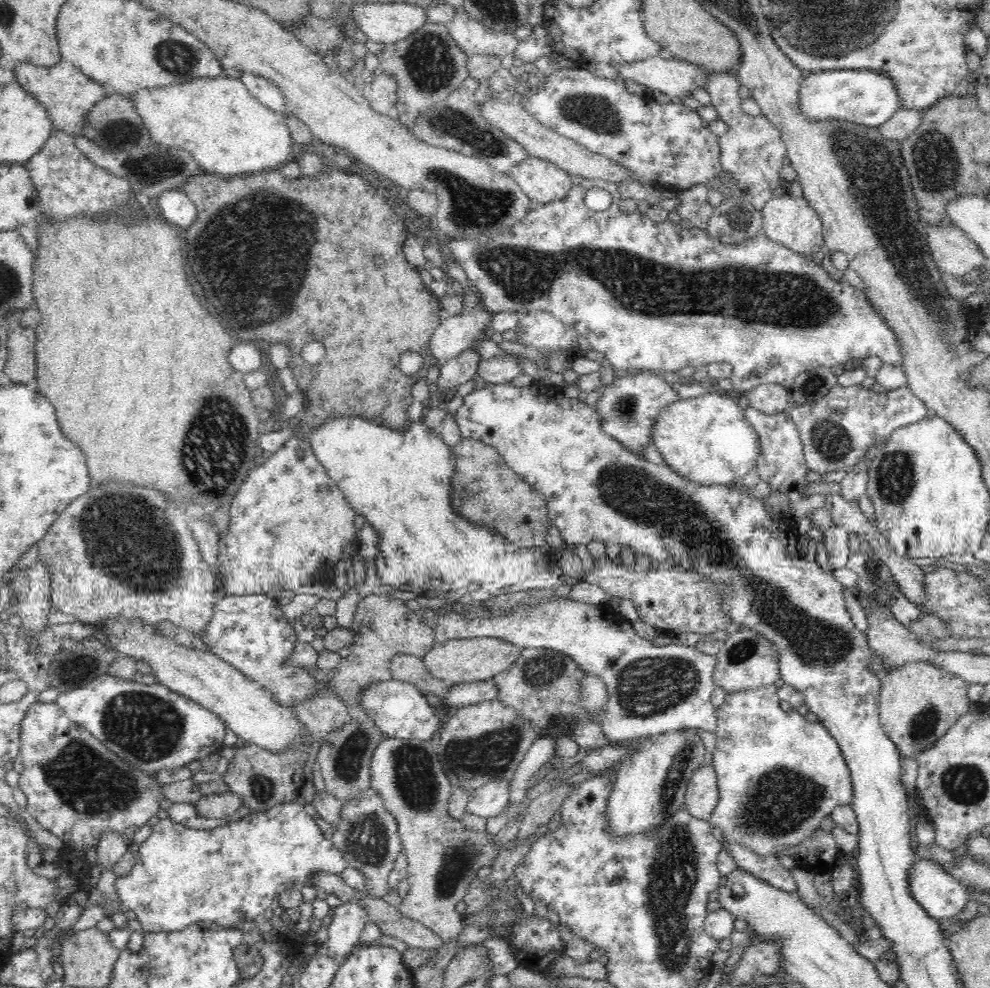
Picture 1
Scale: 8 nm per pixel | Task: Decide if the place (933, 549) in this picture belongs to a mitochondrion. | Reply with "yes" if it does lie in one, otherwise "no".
no

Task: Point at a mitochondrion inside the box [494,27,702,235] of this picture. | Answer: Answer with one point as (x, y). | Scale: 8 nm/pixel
(594, 111)

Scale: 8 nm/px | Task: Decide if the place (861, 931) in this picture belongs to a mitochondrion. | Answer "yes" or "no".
no

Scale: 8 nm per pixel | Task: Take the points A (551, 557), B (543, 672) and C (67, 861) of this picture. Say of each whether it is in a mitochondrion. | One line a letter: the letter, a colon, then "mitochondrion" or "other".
A: other
B: mitochondrion
C: other

